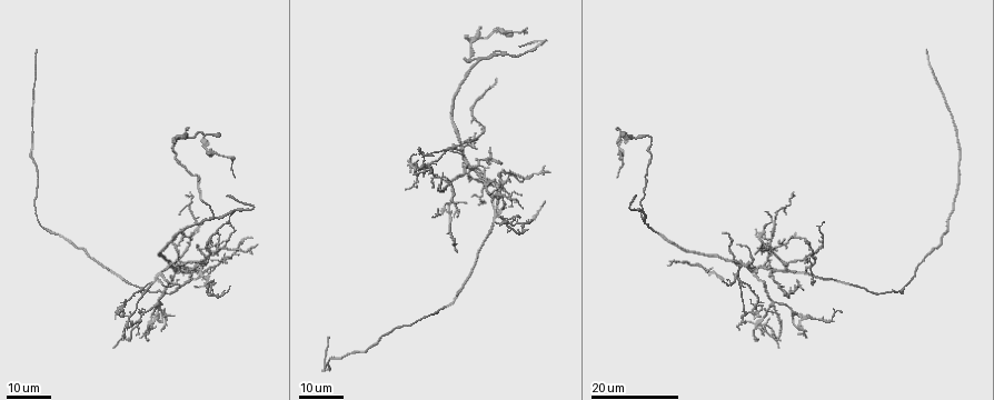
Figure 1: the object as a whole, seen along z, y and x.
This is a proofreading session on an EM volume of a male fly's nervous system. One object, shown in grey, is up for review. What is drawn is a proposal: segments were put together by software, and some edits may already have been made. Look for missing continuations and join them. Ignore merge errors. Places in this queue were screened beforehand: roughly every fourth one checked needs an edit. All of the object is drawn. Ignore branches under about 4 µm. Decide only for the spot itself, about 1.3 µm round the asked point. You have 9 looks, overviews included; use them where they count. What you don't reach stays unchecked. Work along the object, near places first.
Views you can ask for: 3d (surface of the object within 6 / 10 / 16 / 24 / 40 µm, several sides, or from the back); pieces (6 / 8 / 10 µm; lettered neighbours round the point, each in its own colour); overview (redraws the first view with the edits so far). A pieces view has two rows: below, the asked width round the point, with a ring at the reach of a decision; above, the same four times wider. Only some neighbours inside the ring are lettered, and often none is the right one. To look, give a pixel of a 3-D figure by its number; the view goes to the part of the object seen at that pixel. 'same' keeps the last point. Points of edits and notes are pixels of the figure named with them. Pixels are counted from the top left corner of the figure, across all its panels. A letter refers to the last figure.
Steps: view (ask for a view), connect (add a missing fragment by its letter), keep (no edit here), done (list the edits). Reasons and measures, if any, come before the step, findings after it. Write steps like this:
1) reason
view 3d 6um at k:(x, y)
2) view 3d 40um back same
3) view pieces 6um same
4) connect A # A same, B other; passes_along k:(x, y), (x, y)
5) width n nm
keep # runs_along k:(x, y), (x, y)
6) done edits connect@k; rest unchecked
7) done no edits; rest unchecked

tapers out
view 3d 24um at 1:(806, 257)

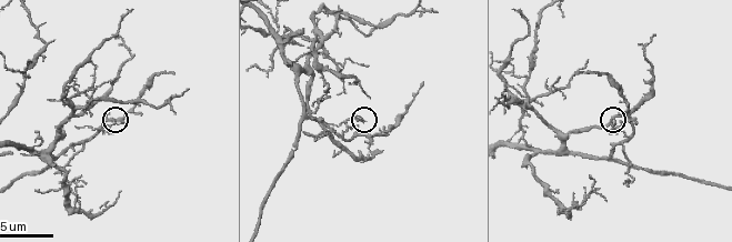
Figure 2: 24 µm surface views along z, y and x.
view pieces 10um at 2:(615, 120)

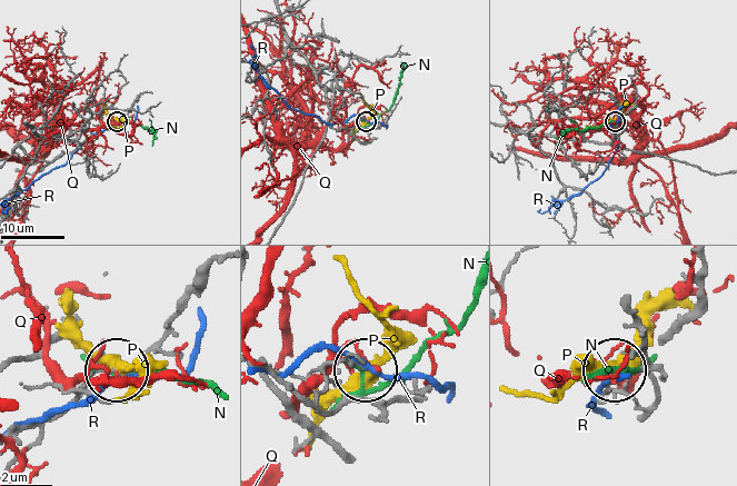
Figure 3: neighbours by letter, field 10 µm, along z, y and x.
keep # N other, P other, Q other, R other; runs_along 3:(275, 372), (312, 395), (338, 363), (351, 360), (361, 369); no lettered fragment goes on from it

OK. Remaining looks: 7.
long arm stops here
view 3d 16um at 1:(227, 196)

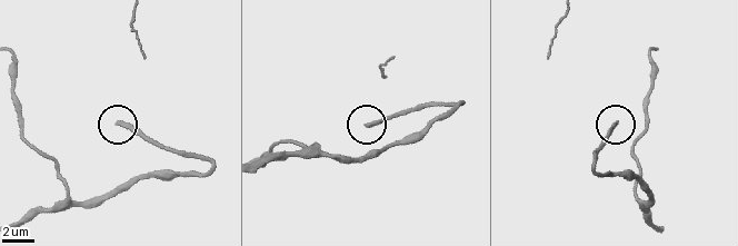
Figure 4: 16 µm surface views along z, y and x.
see the neighbours
view pieces 10um at 4:(369, 127)

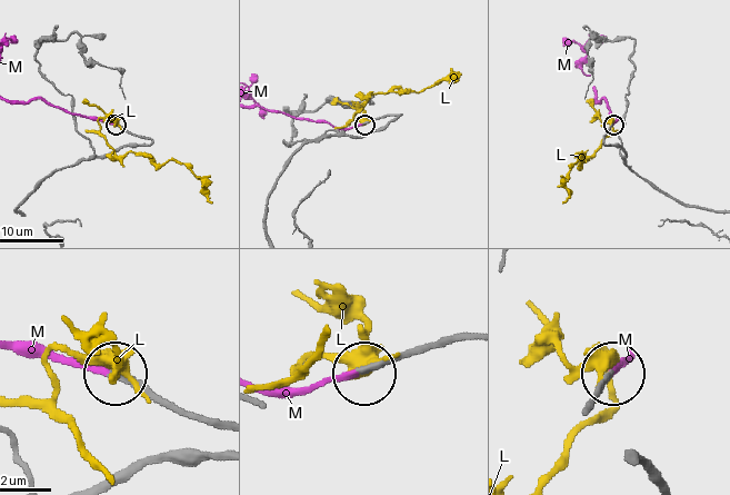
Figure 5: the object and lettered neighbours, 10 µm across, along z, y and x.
connect M # L other, M same; passes_along 5:(586, 412), (626, 359); the cell continues

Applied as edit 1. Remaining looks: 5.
view overview

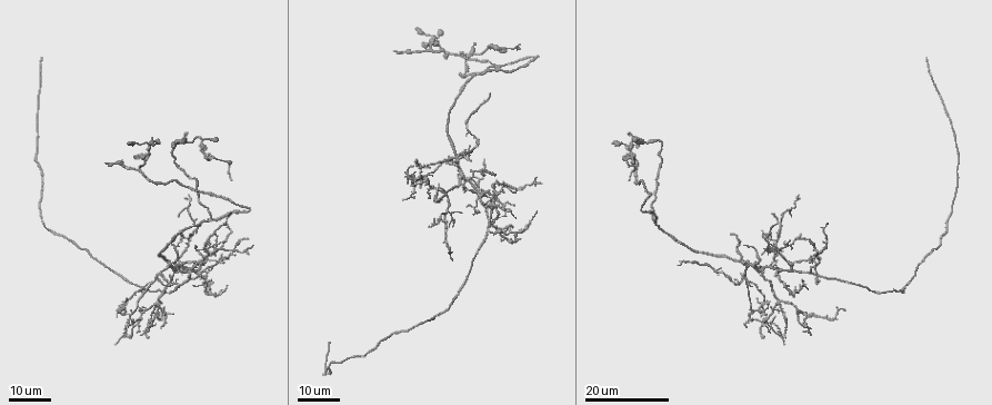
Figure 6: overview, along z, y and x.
branch stops here
view 3d 24um at 6:(637, 141)

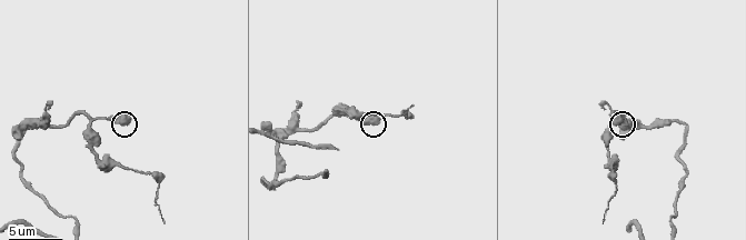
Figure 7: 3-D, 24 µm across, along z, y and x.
view 3d 6um at 7:(129, 119)

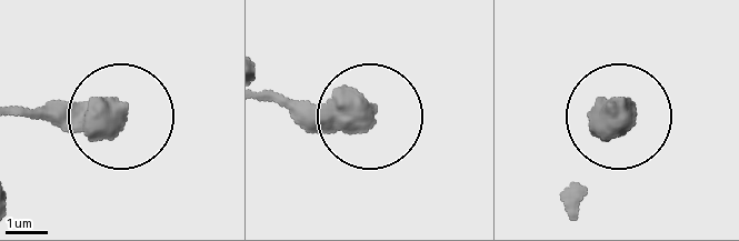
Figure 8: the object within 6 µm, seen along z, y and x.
what lies round it
view pieces 6um at 8:(366, 118)

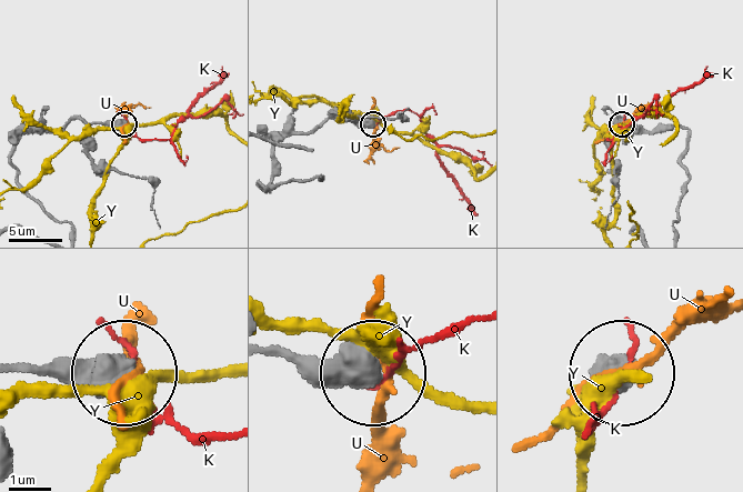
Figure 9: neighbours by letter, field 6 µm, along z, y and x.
keep # K other, U other, Y other; runs_along 9:(26, 372), (118, 372); none of them fits

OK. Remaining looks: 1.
done edits connect@5; rest unchecked

